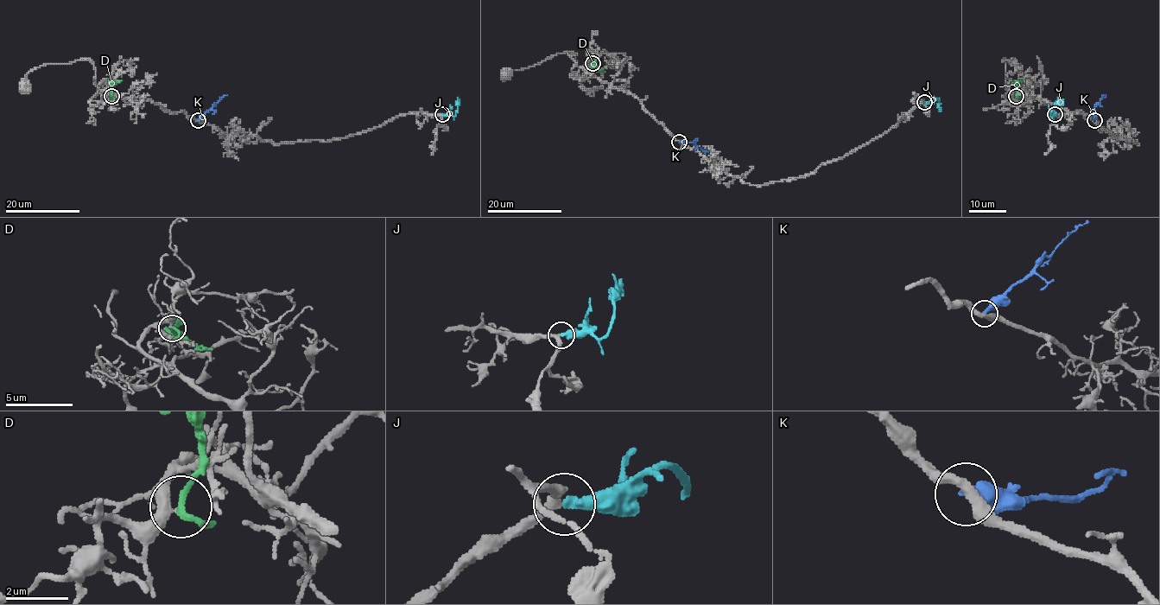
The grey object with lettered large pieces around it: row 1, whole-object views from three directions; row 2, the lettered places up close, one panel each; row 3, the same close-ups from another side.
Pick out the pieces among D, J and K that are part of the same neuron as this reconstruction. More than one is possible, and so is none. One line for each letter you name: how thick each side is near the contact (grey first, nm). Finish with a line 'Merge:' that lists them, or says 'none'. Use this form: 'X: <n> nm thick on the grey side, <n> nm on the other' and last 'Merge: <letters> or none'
J: 280 nm thick on the grey side, 380 nm on the other
Merge: J

